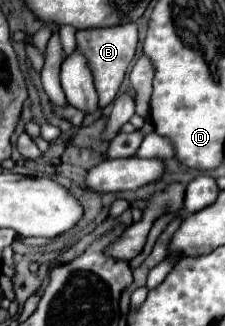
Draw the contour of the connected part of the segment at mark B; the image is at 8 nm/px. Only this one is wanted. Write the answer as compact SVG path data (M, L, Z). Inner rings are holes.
M127 23L127 25L117 25L117 27L107 27L107 29L87 29L87 31L77 31L77 51L83 51L83 57L87 59L93 79L95 79L95 89L99 93L99 107L107 107L113 103L117 97L117 91L121 87L121 81L125 77L125 71L135 55L137 49L137 25Z

